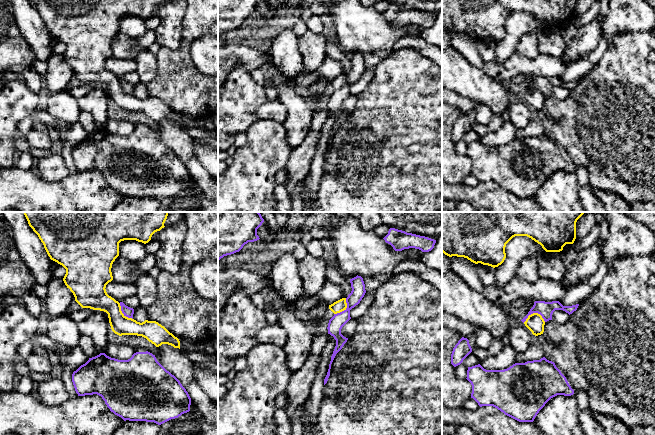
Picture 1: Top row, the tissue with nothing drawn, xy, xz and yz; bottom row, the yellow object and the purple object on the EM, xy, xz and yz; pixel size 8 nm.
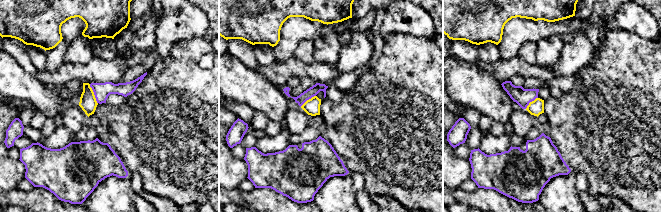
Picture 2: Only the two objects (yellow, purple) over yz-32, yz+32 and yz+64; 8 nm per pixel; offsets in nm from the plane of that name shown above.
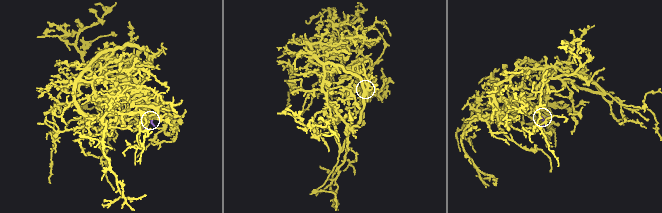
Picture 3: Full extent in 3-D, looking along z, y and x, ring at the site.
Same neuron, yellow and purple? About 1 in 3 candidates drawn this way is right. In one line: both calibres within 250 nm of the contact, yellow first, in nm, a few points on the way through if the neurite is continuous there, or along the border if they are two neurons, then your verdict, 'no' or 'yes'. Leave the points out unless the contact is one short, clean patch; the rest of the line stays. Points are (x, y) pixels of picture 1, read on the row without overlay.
calibres 150 and 120 nm; border yz (545, 97), (539, 90), (531, 89), (523, 98); no

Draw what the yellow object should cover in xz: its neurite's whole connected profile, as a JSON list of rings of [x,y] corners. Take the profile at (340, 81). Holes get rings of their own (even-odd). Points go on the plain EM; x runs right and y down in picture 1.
[[[342,74],[336,78],[334,78],[333,80],[329,81],[329,85],[334,89],[340,89],[344,86],[346,86],[347,84],[347,79],[346,79],[346,74]]]

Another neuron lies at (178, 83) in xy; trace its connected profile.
[[[186,0],[186,2],[187,9],[183,18],[181,45],[176,50],[161,48],[156,54],[157,73],[156,76],[146,84],[146,96],[158,98],[178,115],[211,119],[218,109],[218,75],[206,75],[196,68],[191,57],[191,45],[203,35],[212,34],[218,36],[218,0]]]

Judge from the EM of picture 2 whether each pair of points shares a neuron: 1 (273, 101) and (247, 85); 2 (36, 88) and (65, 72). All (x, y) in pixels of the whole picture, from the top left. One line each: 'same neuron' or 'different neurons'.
1: same neuron
2: different neurons

